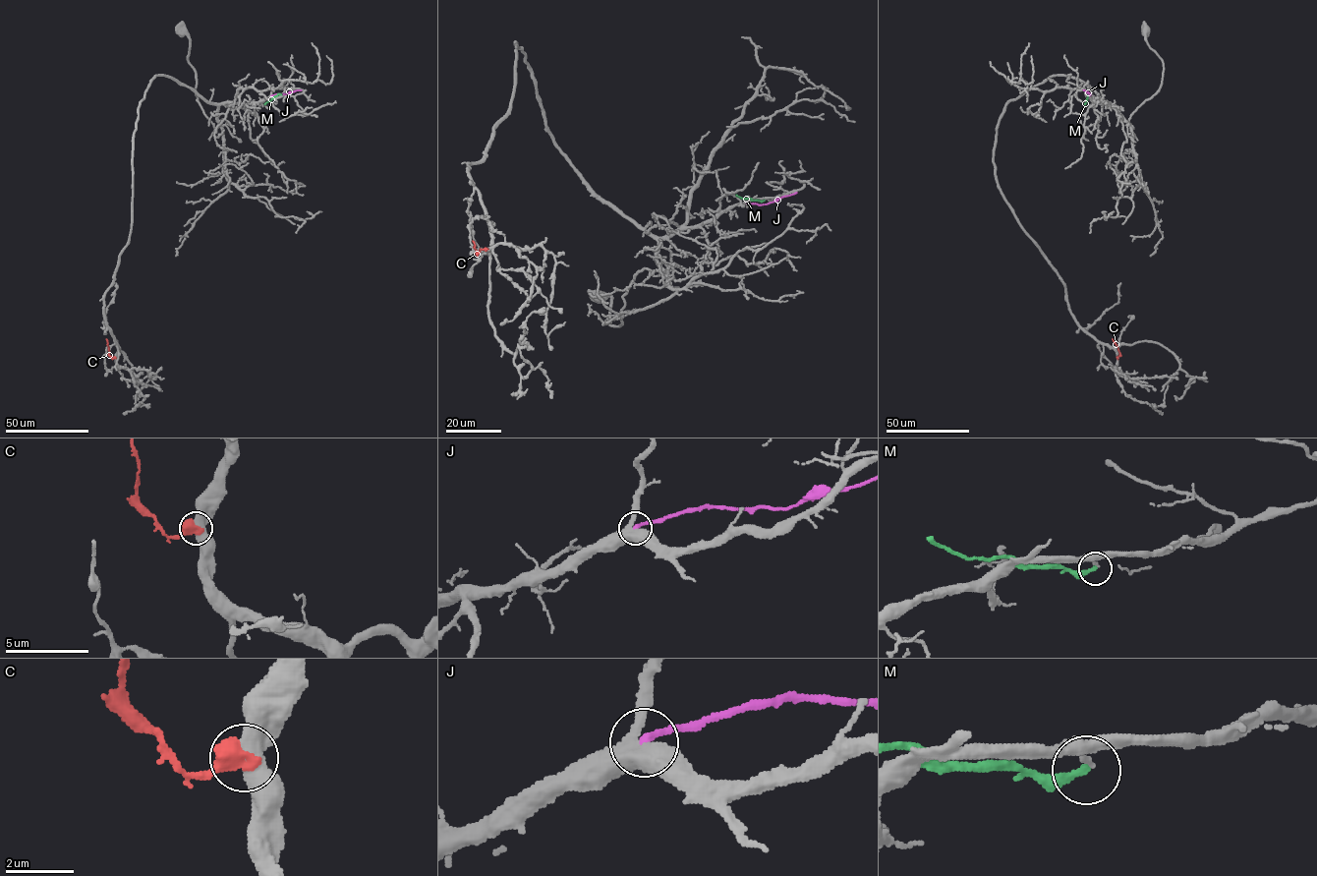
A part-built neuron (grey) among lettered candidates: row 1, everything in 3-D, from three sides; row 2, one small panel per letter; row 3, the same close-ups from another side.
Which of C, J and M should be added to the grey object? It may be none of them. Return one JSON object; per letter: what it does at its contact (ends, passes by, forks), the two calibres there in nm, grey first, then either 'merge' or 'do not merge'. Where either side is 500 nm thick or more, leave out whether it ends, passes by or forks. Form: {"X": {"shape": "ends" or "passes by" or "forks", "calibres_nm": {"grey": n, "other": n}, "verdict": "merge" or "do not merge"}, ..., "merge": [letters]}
{"C": {"calibres_nm": {"grey": 550, "other": 650}, "verdict": "do not merge"}, "J": {"shape": "ends", "calibres_nm": {"grey": 440, "other": 200}, "verdict": "do not merge"}, "M": {"shape": "ends", "calibres_nm": {"grey": 140, "other": 240}, "verdict": "do not merge"}, "merge": []}

